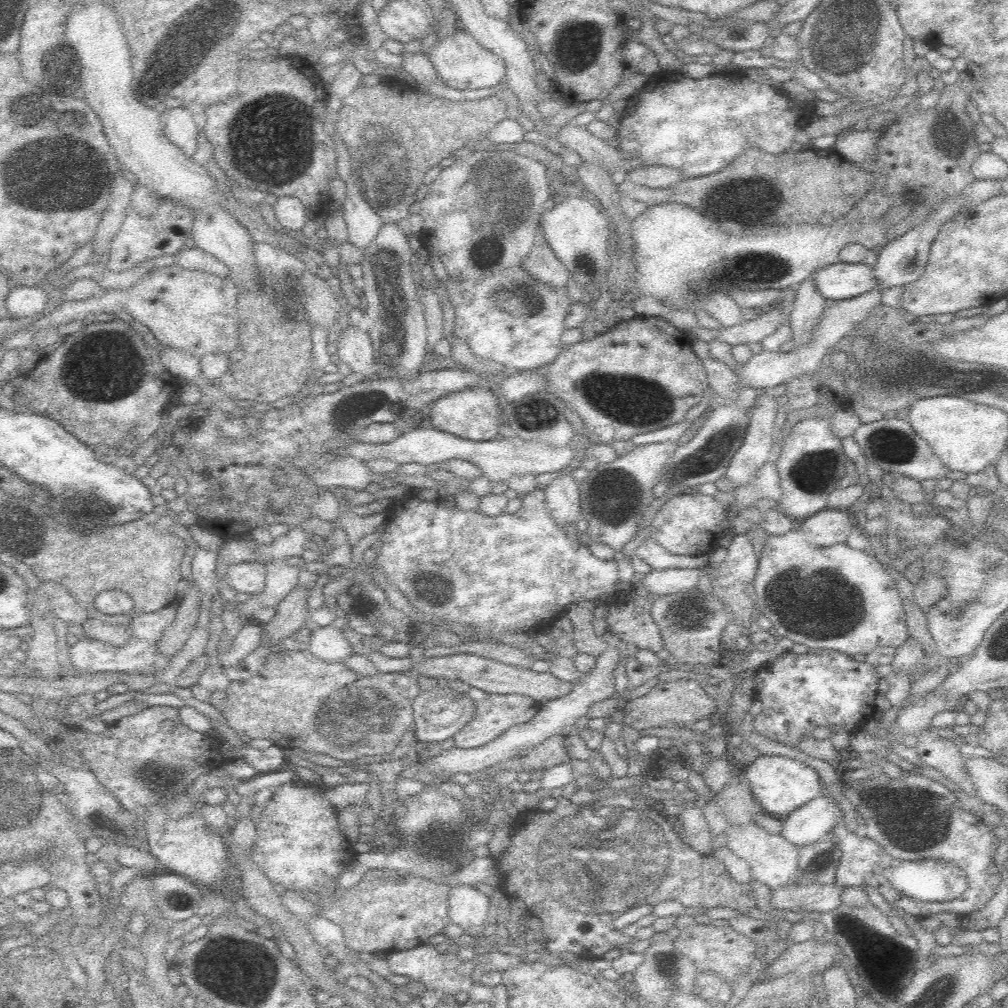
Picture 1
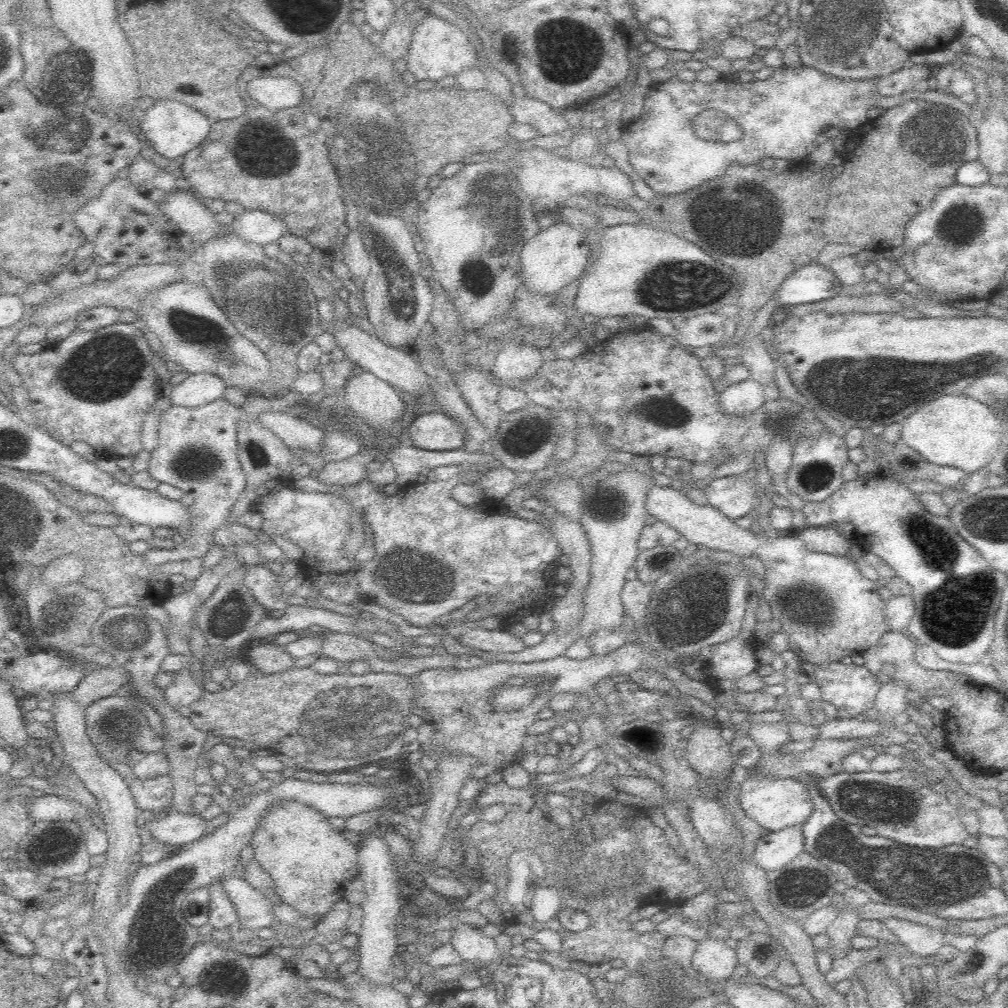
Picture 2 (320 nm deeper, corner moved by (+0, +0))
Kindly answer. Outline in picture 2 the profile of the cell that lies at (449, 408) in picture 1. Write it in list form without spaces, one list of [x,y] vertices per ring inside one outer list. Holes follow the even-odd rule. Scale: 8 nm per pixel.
[[[430,412],[418,414],[418,418],[408,426],[412,446],[424,450],[456,450],[464,444],[462,425],[448,414]]]

